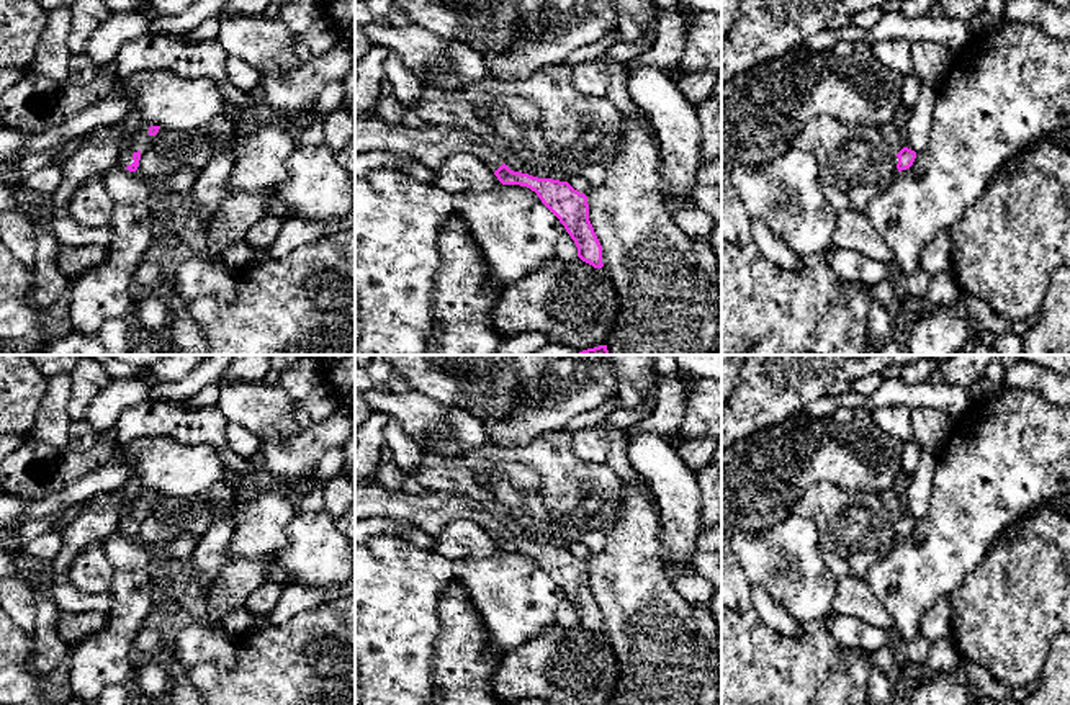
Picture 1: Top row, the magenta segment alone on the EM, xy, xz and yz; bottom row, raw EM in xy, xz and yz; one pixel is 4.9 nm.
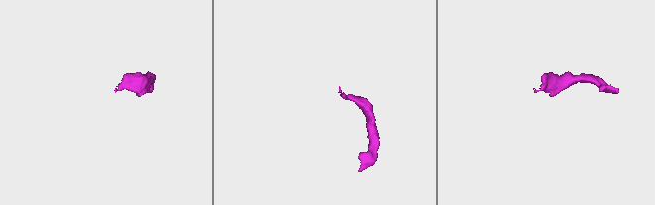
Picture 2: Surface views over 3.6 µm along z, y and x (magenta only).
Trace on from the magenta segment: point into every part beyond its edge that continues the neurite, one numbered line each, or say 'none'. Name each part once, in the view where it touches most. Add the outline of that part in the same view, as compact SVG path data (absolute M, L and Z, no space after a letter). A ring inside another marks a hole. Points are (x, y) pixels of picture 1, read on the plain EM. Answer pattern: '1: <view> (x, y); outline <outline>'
1: xy (134, 498); outline M137 479L124 484L121 489L115 492L118 499L123 502L123 509L119 514L118 533L126 535L131 532L133 520L141 517L149 504L151 491L146 489Z

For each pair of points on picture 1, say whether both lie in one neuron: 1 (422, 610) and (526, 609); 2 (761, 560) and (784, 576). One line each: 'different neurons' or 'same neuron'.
1: same neuron
2: same neuron

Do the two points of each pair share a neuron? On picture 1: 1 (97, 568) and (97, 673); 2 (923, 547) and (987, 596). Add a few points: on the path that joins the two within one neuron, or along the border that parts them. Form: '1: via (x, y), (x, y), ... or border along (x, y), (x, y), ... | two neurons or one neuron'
1: border along (103, 553), (112, 568), (108, 591) | two neurons
2: border along (990, 548), (967, 578), (948, 594) | two neurons

